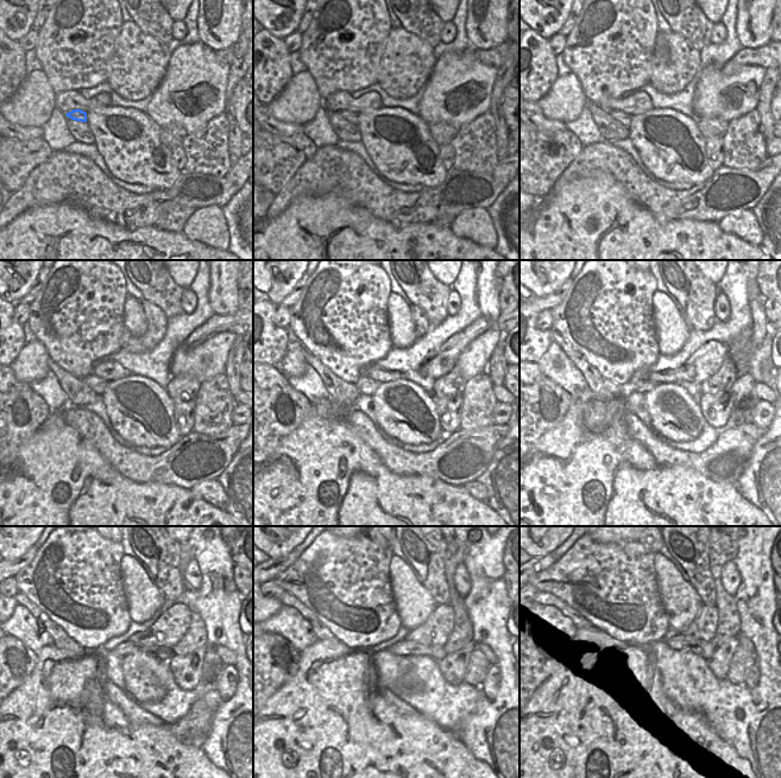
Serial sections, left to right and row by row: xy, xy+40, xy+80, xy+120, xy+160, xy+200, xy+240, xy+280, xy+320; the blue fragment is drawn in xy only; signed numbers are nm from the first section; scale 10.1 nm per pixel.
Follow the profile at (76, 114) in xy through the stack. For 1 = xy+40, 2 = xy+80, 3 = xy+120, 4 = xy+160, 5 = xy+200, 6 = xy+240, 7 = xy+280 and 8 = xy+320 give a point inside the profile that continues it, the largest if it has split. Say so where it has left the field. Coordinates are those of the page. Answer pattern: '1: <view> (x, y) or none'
1: xy+40 (351, 116)
2: xy+80 (623, 118)
3: xy+120 (98, 385)
4: xy+160 (365, 385)
5: xy+200 (641, 386)
6: xy+240 (126, 647)
7: xy+280 (403, 647)
8: xy+320 (676, 641)

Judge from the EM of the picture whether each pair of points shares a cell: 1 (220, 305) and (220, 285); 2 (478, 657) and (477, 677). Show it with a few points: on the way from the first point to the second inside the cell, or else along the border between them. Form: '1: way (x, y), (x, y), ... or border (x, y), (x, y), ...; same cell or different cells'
1: way (221, 301), (221, 290); same cell
2: way (478, 662), (477, 672); same cell

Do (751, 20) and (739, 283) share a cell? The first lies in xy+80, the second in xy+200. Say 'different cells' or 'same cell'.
different cells

